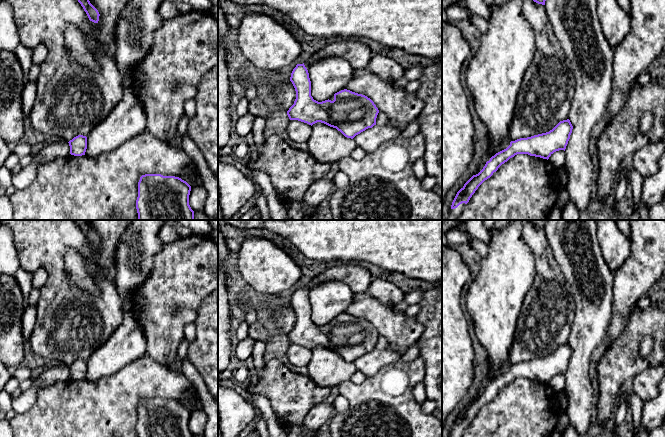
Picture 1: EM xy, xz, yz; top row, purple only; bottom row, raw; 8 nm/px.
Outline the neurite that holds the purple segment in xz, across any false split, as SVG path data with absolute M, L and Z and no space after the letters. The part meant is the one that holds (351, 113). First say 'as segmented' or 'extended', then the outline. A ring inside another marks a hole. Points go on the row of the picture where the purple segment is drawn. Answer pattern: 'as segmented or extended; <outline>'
as segmented; M304 63L296 65L290 81L296 91L294 104L287 111L290 120L298 120L311 126L321 122L351 139L376 125L379 110L365 95L344 89L334 94L333 101L314 100L311 96L309 73Z

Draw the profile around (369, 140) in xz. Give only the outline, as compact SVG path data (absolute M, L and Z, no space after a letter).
M388 123L384 126L374 125L372 128L368 128L360 134L356 135L353 140L357 147L371 153L375 151L381 144L393 140L399 136L402 132L402 127Z

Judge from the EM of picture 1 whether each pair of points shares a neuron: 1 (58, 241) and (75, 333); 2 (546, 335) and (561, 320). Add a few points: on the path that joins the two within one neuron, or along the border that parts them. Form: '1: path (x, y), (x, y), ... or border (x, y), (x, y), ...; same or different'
1: path (57, 264), (57, 293), (63, 310); same
2: path (550, 331), (557, 324); same

